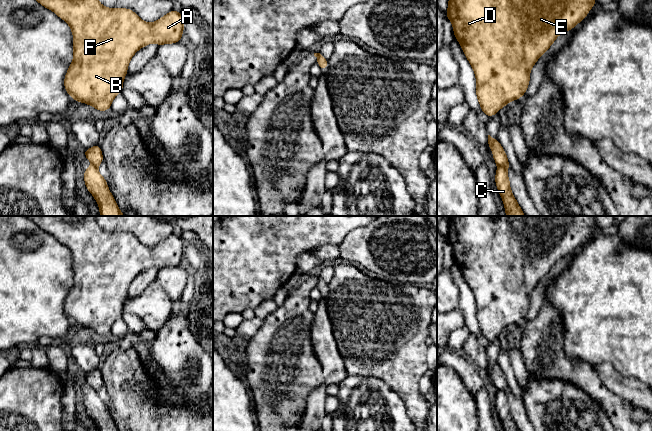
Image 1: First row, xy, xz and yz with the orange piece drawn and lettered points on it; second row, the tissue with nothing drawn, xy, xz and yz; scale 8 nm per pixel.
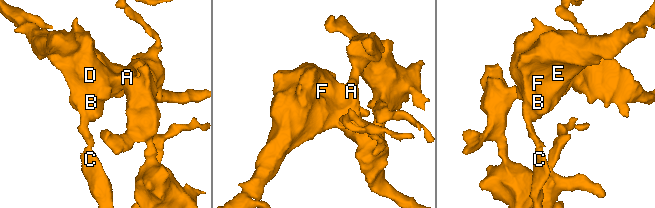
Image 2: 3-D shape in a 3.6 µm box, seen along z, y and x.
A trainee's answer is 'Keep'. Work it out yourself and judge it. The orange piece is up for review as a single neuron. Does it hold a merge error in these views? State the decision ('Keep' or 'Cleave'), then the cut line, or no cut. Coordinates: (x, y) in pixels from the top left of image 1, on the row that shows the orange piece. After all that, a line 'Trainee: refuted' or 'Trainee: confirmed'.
Cleave. Split along yz (498, 165), (502, 165), (506, 169)
Trainee: refuted

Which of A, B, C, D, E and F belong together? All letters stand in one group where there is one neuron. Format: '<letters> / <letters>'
A B D E F / C

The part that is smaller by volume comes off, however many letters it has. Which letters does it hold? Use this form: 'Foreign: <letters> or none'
Foreign: C

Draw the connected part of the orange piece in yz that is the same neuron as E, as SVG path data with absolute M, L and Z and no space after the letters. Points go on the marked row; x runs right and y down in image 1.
M448 0L447 18L452 22L455 39L476 77L476 96L483 113L492 117L510 101L520 99L528 89L530 72L540 56L556 38L584 20L595 0Z

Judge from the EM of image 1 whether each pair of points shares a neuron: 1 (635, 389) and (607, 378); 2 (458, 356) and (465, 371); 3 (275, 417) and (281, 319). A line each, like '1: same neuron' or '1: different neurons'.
1: same neuron
2: same neuron
3: same neuron

